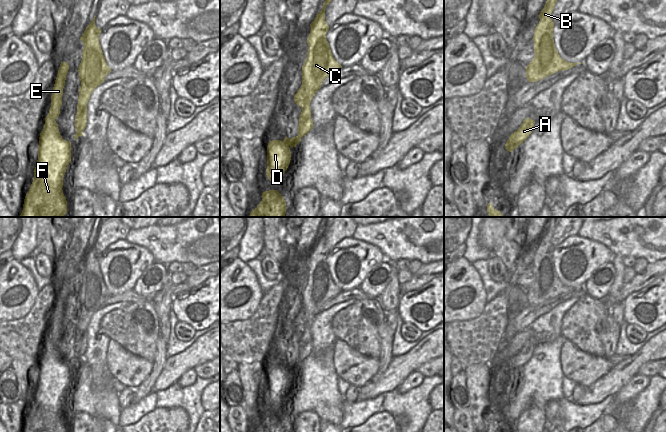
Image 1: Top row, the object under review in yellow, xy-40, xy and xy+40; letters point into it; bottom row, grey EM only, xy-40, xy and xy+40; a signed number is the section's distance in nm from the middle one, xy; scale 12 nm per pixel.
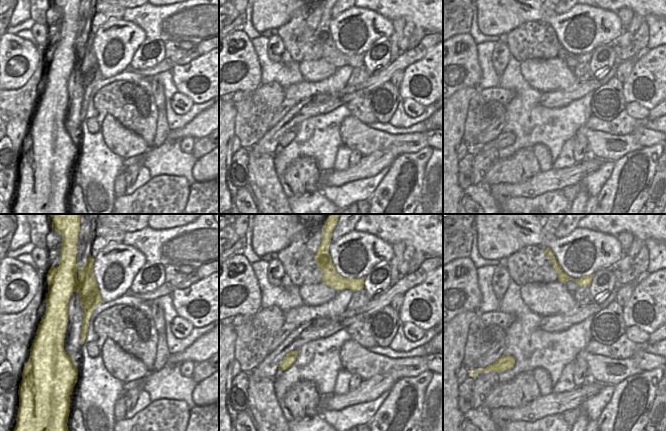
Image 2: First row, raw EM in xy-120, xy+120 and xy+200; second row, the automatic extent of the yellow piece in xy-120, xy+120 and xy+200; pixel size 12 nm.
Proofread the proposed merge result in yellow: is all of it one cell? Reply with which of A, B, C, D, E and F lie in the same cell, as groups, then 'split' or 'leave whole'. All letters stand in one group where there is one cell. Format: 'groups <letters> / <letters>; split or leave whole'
groups A B C / D E F; split

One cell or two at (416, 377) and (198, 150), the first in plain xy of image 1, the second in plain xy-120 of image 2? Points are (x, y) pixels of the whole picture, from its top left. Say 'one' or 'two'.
two

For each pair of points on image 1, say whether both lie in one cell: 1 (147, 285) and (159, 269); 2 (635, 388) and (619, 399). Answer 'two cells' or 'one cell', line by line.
1: one cell
2: one cell

